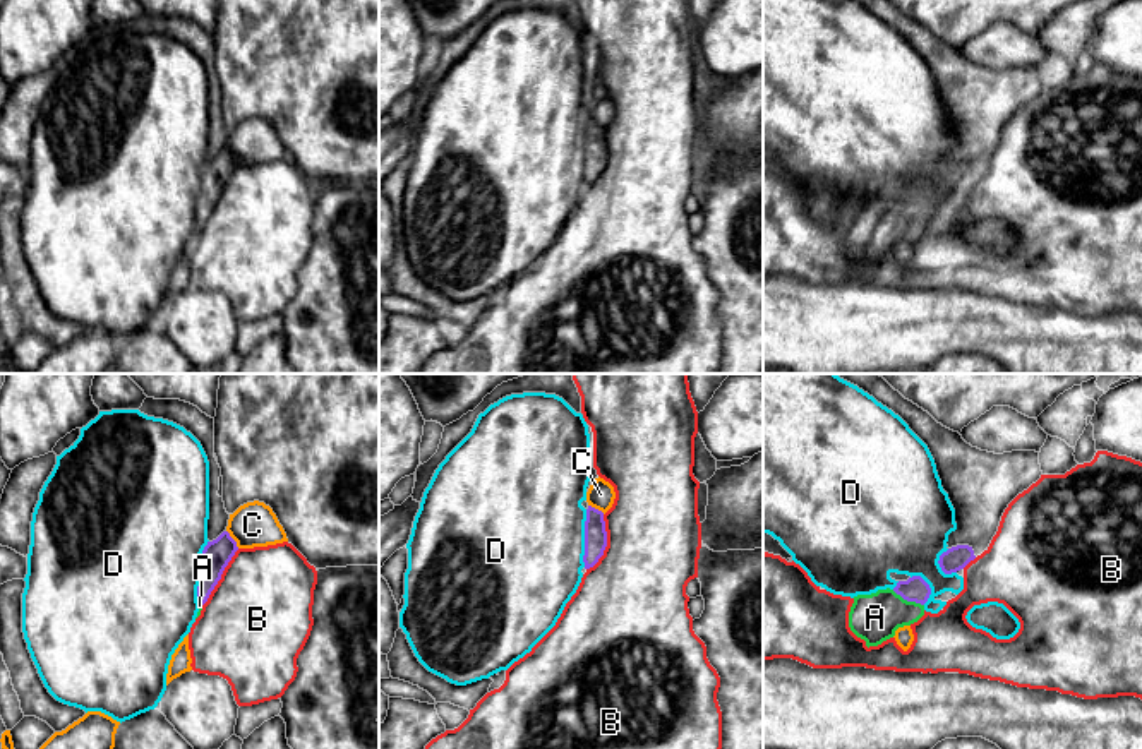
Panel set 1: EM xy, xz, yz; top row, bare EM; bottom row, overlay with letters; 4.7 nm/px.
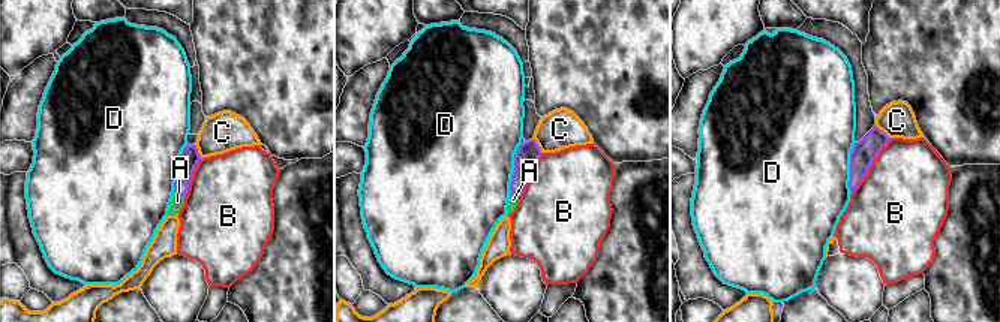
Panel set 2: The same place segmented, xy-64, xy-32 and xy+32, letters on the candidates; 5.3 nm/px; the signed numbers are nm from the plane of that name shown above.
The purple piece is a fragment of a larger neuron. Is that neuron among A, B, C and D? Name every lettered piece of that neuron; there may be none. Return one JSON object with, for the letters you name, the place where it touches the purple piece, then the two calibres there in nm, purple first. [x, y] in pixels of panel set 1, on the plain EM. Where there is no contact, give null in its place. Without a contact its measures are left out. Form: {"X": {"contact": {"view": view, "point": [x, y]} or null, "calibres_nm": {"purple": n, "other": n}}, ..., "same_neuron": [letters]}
{"A": {"contact": {"view": "yz", "point": [907, 216]}, "calibres_nm": {"purple": 110, "other": 220}}, "same_neuron": ["A"]}

